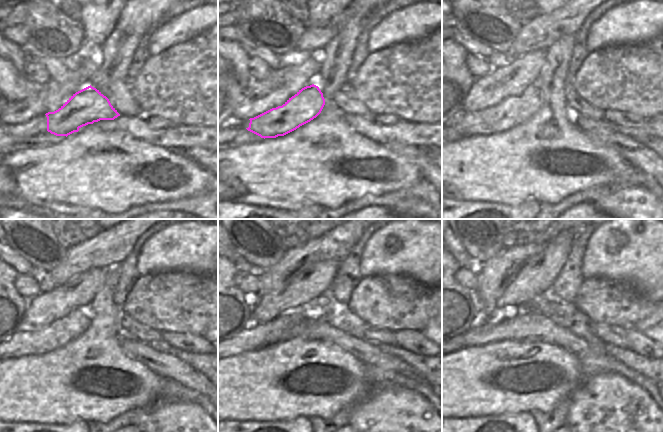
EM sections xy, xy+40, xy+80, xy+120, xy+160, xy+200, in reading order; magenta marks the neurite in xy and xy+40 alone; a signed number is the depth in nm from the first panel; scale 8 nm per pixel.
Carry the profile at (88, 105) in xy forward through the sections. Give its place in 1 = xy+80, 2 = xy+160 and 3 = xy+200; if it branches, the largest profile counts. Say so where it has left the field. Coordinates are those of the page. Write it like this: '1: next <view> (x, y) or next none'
1: next xy+80 (514, 110)
2: next xy+160 (281, 328)
3: next xy+200 (515, 311)

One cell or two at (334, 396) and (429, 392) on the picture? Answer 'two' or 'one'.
two

